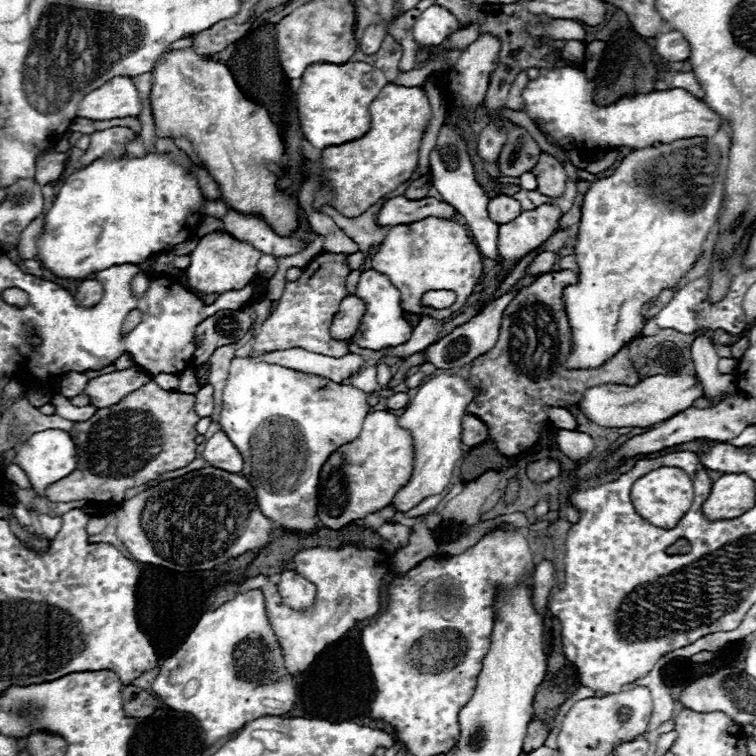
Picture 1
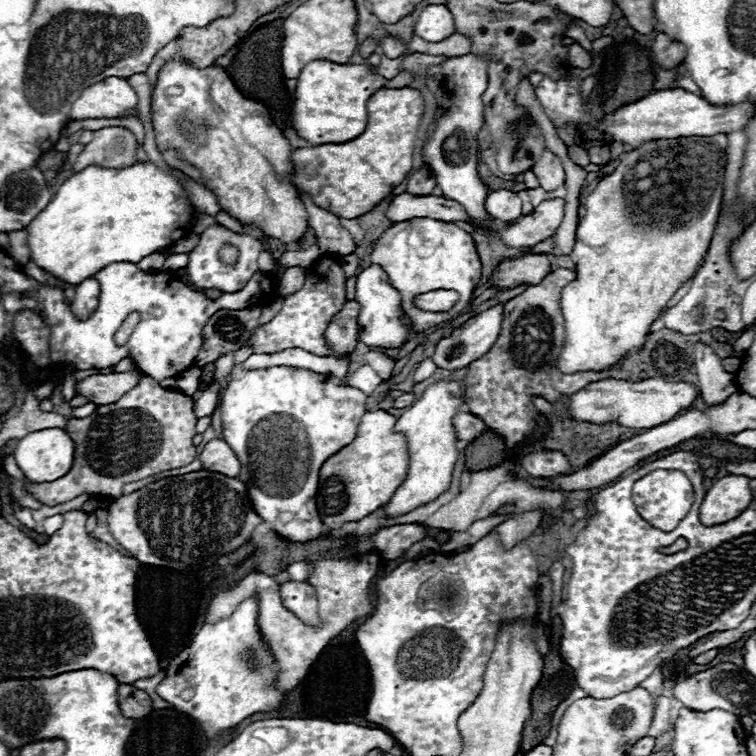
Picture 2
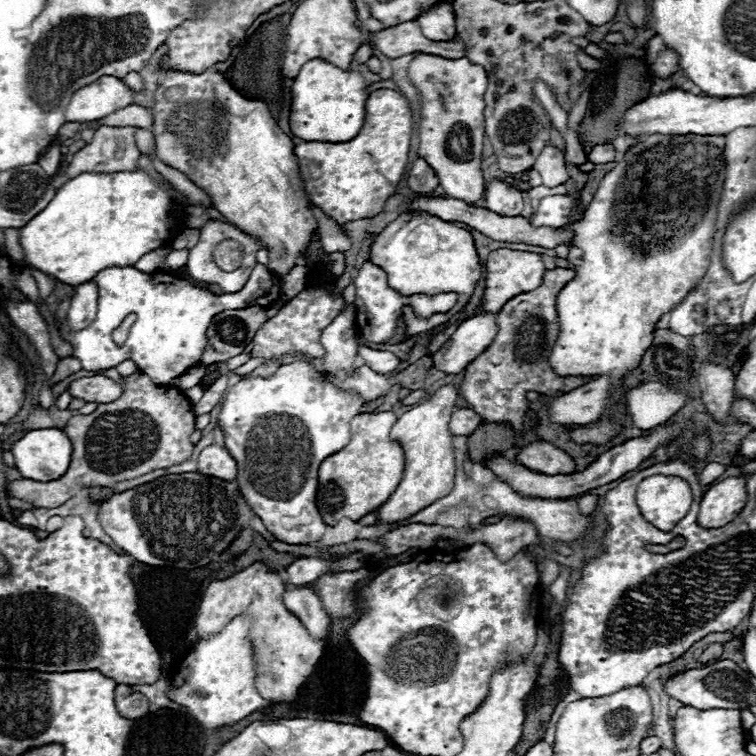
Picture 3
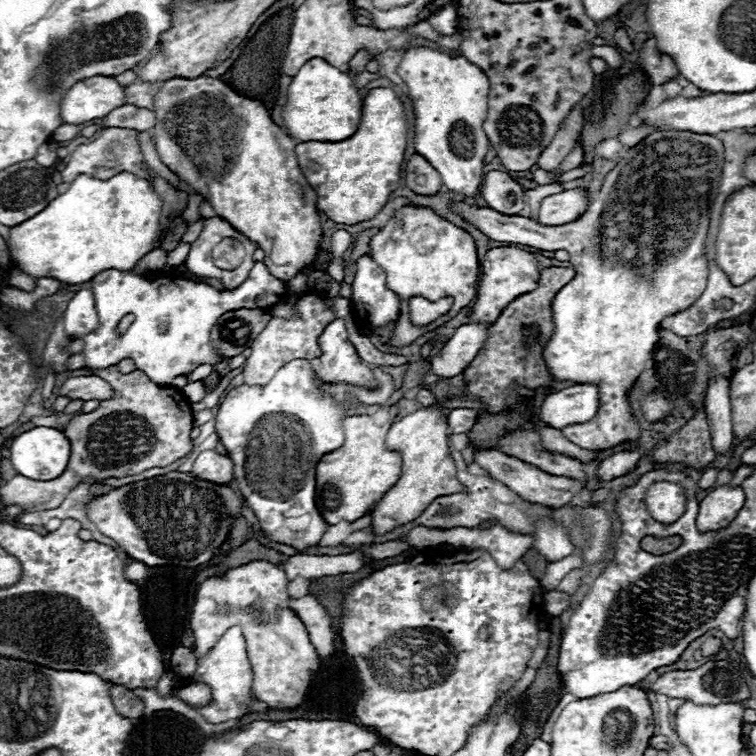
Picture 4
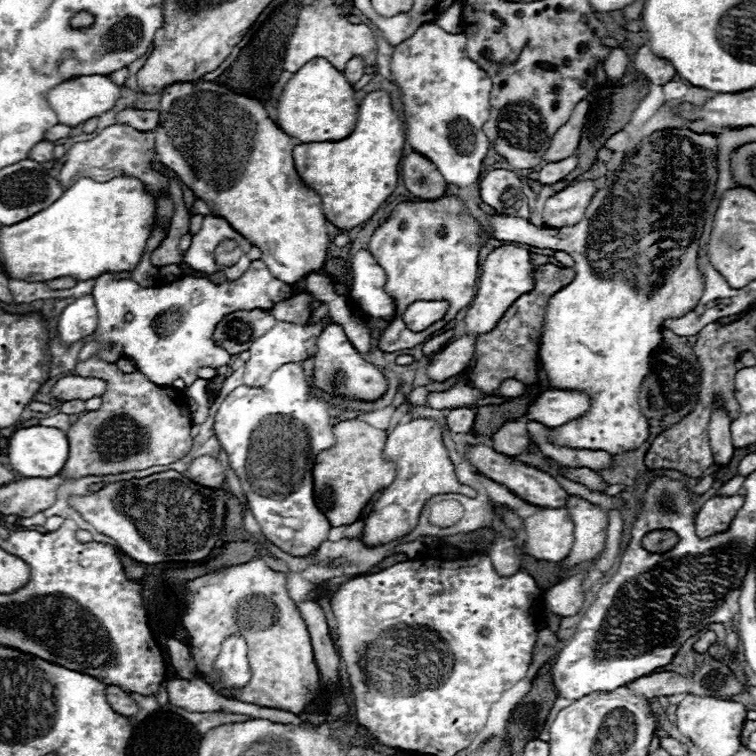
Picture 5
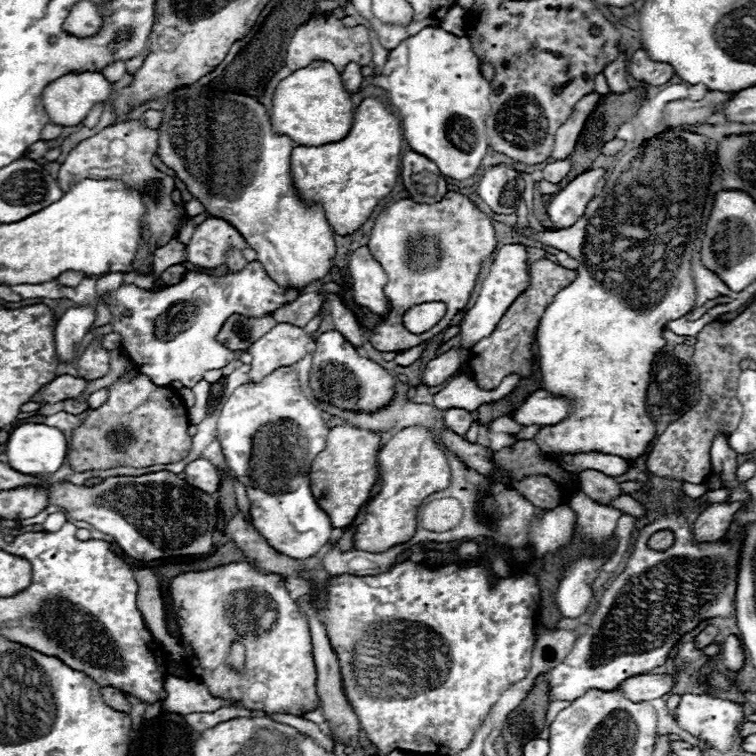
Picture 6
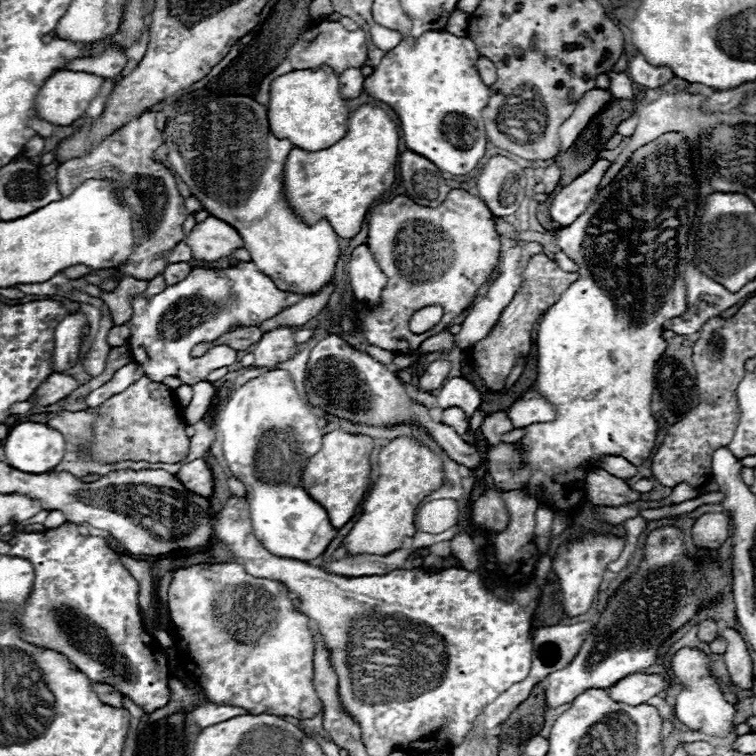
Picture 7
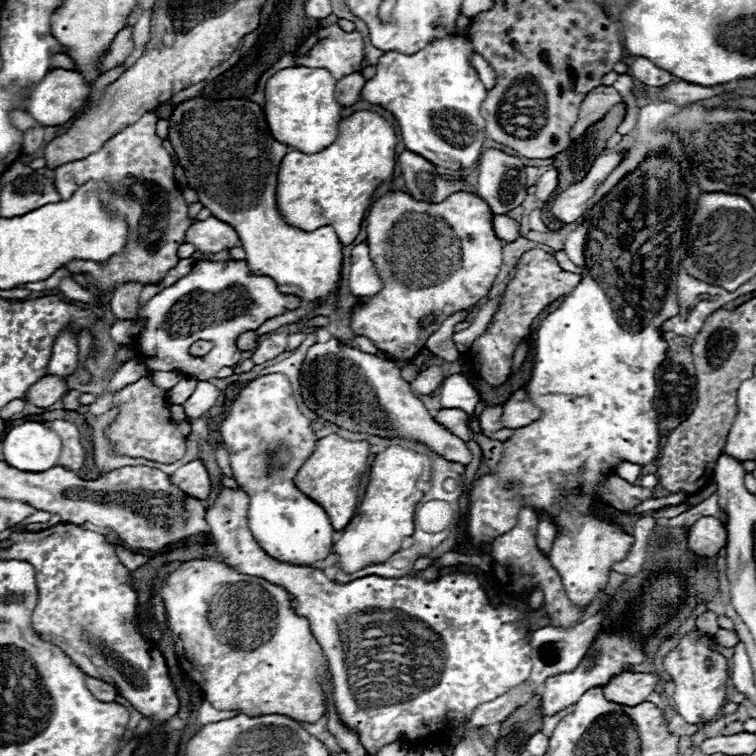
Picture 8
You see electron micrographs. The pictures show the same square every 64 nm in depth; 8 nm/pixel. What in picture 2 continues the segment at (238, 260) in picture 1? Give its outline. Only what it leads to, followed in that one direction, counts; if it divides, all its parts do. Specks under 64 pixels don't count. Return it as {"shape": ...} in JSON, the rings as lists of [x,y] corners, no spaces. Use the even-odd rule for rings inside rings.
{"shape":[[[212,224],[208,226],[202,234],[200,234],[200,242],[196,244],[196,248],[190,252],[190,262],[186,266],[190,282],[196,288],[218,288],[222,292],[238,292],[244,288],[244,284],[250,280],[250,276],[258,270],[256,258],[262,252],[262,244],[250,236],[250,234],[236,234],[228,228],[224,228],[222,224]],[[222,244],[234,244],[240,250],[240,260],[234,266],[224,266],[218,258],[218,250],[222,248]]]}

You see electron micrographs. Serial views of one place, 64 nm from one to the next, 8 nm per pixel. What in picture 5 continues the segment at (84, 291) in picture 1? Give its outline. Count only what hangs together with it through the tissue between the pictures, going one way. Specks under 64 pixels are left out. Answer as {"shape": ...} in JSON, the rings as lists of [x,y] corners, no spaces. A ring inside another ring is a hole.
{"shape":[[[84,296],[74,300],[66,310],[62,312],[58,320],[58,338],[72,346],[78,340],[90,336],[98,326],[98,312],[92,296]]]}

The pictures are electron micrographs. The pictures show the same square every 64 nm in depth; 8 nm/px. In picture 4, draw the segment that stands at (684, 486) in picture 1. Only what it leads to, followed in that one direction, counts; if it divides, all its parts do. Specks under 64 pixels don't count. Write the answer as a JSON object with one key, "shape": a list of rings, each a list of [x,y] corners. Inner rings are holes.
{"shape":[[[670,482],[654,484],[648,490],[646,504],[650,508],[650,514],[658,522],[664,522],[664,524],[678,520],[678,516],[682,516],[682,512],[686,510],[686,500],[684,500],[682,488],[678,488],[678,484],[670,484]]]}

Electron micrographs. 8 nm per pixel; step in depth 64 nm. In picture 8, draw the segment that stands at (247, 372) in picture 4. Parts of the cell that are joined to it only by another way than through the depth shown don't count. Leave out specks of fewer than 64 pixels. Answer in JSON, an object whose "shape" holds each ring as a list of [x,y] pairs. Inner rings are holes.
{"shape":[[[278,332],[278,334],[270,334],[262,342],[258,342],[258,348],[256,348],[254,356],[252,356],[252,362],[254,364],[264,364],[264,362],[274,360],[276,356],[280,356],[284,352],[286,338],[288,338],[288,334]]]}

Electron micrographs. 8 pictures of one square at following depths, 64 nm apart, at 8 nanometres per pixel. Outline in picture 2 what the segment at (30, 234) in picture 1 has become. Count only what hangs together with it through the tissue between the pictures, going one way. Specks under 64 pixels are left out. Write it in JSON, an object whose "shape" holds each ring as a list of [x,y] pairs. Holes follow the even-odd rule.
{"shape":[[[16,230],[16,232],[10,232],[8,234],[10,238],[10,254],[12,258],[18,262],[18,264],[26,264],[30,260],[30,250],[26,246],[26,230]]]}

